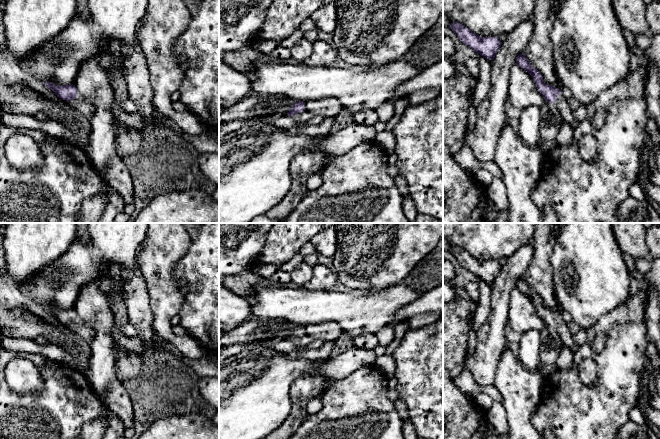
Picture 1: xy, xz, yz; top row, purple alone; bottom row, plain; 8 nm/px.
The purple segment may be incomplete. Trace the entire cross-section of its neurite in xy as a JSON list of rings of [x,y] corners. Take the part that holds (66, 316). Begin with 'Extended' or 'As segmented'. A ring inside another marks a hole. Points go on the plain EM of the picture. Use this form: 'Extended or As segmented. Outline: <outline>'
Extended. Outline: [[[52,306],[43,307],[55,316],[57,321],[68,325],[73,331],[78,333],[87,344],[91,342],[94,331],[86,321],[78,317],[75,309],[70,308],[56,310]]]

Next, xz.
Extended. Outline: [[[297,324],[295,328],[291,330],[288,340],[292,340],[298,346],[307,346],[314,341],[314,339],[305,333],[305,326]]]

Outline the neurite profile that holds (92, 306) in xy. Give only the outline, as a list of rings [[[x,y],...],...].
[[[97,280],[81,288],[74,309],[77,312],[78,317],[86,321],[94,331],[92,340],[89,343],[91,350],[91,365],[86,377],[102,405],[106,410],[110,411],[105,402],[105,392],[110,383],[119,381],[117,378],[118,359],[115,355],[115,350],[119,345],[110,333],[110,330],[115,326],[115,322],[111,305],[108,302],[109,294],[100,292],[99,284],[100,281]]]

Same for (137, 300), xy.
[[[141,247],[135,259],[135,268],[131,277],[124,283],[121,291],[125,294],[129,322],[137,328],[138,337],[143,341],[144,352],[154,349],[156,331],[153,326],[153,313],[150,308],[150,296],[146,281],[137,263]]]

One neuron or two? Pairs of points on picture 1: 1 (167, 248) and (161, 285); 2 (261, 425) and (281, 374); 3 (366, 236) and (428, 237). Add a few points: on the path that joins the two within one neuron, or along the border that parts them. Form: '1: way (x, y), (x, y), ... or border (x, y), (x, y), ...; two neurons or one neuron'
1: way (161, 257), (161, 276); one neuron
2: way (261, 412), (261, 394), (268, 387); one neuron
3: way (381, 236), (413, 236); one neuron

